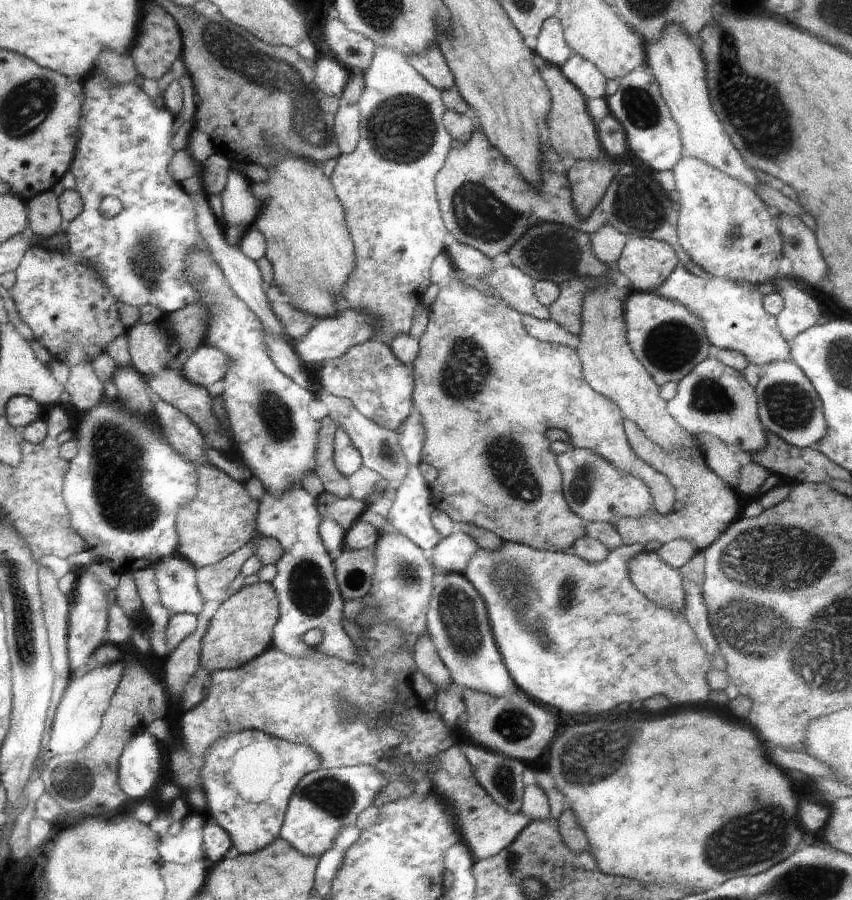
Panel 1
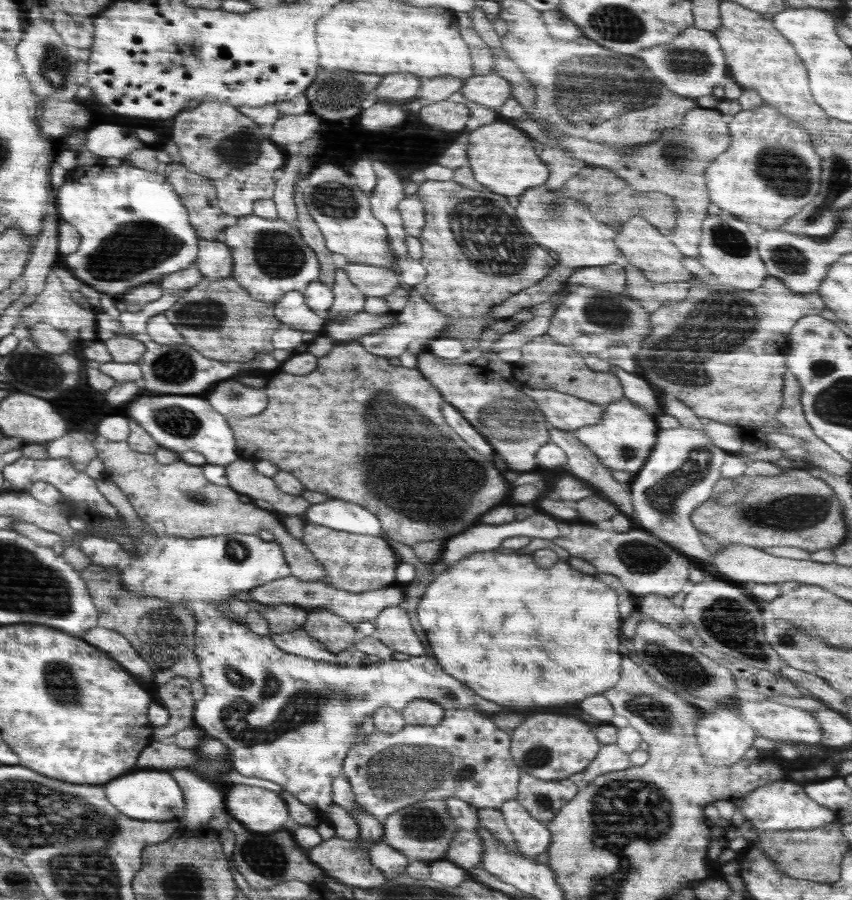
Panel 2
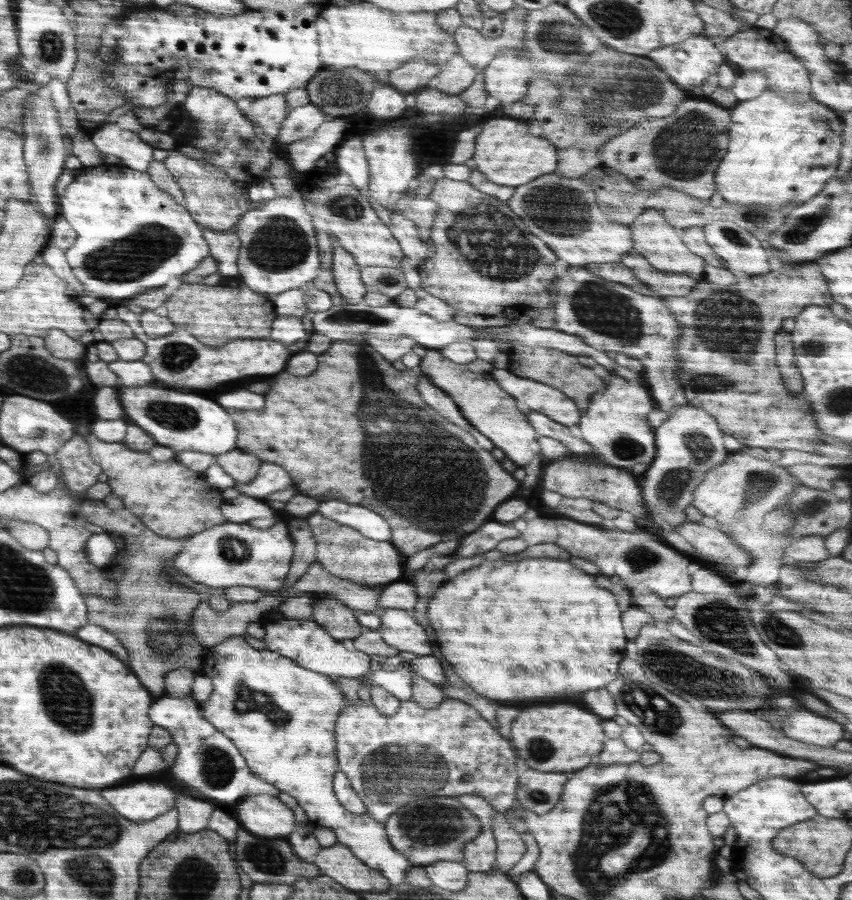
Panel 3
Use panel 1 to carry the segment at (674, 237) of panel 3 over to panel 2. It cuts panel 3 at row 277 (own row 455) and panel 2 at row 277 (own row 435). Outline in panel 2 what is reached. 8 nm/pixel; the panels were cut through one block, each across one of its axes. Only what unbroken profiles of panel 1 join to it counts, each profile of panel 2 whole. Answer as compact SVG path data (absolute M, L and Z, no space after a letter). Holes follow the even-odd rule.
M640 216L622 224L614 244L624 256L628 256L628 262L632 266L640 268L644 272L644 276L652 282L678 282L678 280L686 282L686 280L690 280L690 272L684 270L684 266L680 264L682 254L676 250L676 246L666 236L662 236L654 226L650 226L646 220L642 220Z

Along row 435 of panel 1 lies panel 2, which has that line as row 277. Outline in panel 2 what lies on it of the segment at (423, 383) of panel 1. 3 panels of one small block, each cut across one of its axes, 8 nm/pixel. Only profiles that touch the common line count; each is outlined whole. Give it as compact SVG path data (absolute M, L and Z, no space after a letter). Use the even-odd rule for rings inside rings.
M452 179L426 180L419 184L416 195L424 206L426 218L426 224L419 239L423 252L422 264L428 268L428 278L424 278L416 286L416 292L426 302L430 302L438 312L444 312L448 316L442 336L458 338L466 352L474 350L478 348L482 332L500 320L500 318L488 316L488 312L500 302L508 300L508 296L518 294L520 290L526 290L528 286L534 286L538 280L548 276L558 262L552 260L548 250L540 248L532 240L532 236L526 234L526 230L520 226L516 218L514 208L506 202L504 196L498 196L494 192L470 190L456 184ZM618 264L612 266L594 266L578 268L568 278L568 283L594 286L598 290L610 290L610 292L622 292L624 290L624 270Z

